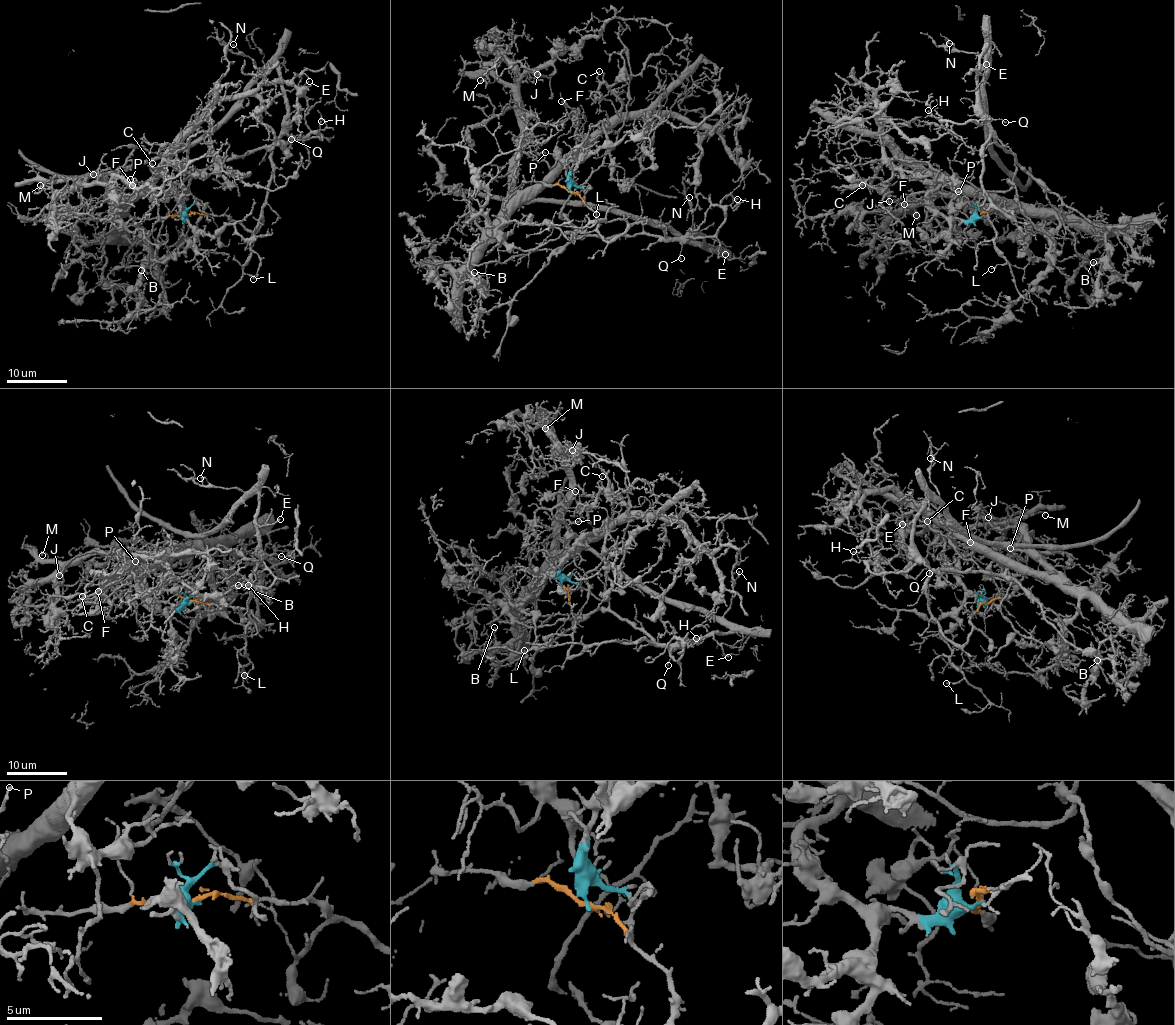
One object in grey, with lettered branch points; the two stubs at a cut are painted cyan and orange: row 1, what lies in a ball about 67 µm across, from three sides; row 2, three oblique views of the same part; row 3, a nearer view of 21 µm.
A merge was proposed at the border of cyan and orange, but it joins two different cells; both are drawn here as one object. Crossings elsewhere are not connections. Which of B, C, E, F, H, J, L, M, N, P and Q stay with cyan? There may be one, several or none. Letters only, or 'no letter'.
B, C, F, J, M, P

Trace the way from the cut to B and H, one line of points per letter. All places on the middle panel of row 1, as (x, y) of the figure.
B: (570, 191), (570, 167), (585, 137), (512, 212), (486, 247), (464, 287), (487, 290), (474, 271)
H: (570, 191), (595, 213), (603, 239), (614, 240), (644, 221), (668, 236), (713, 235), (737, 198)

